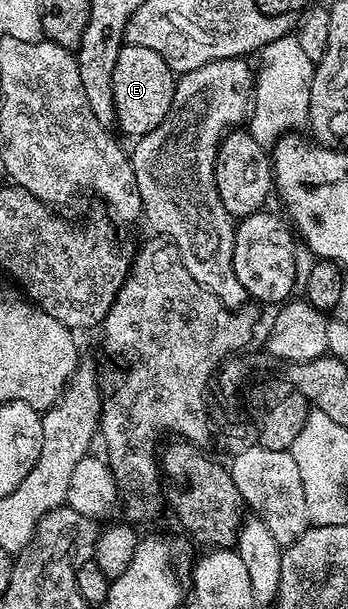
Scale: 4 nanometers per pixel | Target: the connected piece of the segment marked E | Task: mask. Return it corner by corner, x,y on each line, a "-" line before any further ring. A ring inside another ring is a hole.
124,43
117,56
117,66
113,66
113,106
115,107
115,124
125,135
138,138
149,134
169,114
173,106
175,81
177,73
172,70
149,46
137,46

